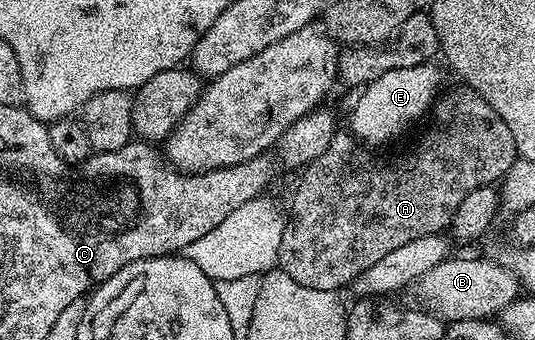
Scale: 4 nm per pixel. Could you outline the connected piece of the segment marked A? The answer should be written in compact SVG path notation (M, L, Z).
M460 84L457 90L452 90L449 94L447 92L441 93L430 111L430 118L433 118L436 123L413 144L412 150L398 155L397 158L390 159L389 162L384 158L375 158L372 155L375 153L361 145L351 133L338 132L330 140L326 152L322 152L322 156L318 156L313 162L303 167L301 174L304 175L301 176L300 183L297 184L296 191L292 194L292 214L290 210L287 215L285 232L282 233L281 247L278 249L279 269L286 271L290 280L298 280L298 284L306 284L306 288L343 291L343 286L345 289L357 276L366 272L366 268L370 268L370 264L382 260L382 256L390 256L390 252L394 252L394 248L402 248L402 244L410 244L410 240L418 240L427 234L439 234L447 231L452 225L452 217L458 212L458 204L462 204L462 200L466 200L466 196L470 196L470 192L474 192L474 188L499 183L505 172L517 165L518 155L514 136L511 134L506 120L502 120L502 116L498 116L498 112L494 112L494 108L490 108L490 104L485 98L477 90L473 90L471 86Z

